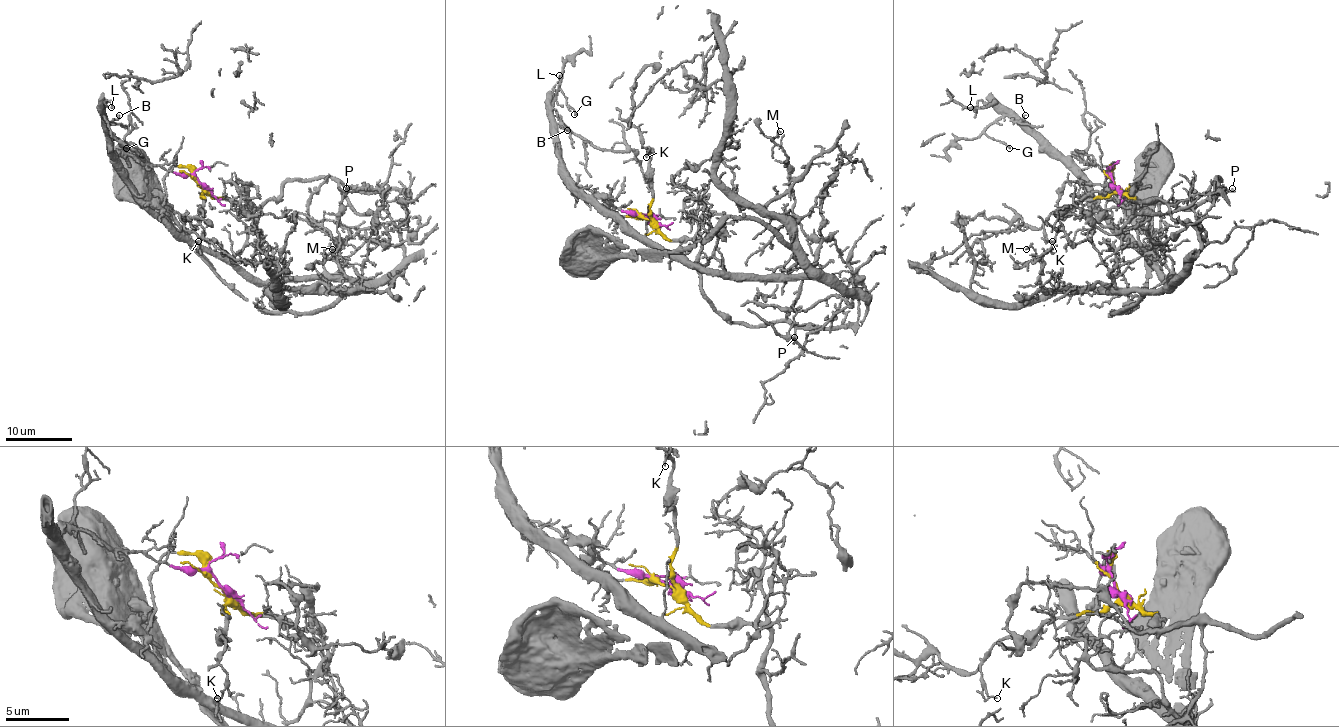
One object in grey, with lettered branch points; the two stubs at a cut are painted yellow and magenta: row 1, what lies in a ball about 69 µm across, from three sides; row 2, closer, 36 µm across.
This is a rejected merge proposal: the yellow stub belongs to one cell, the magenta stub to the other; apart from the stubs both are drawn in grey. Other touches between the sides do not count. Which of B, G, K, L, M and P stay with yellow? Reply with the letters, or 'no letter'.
K, M, P

